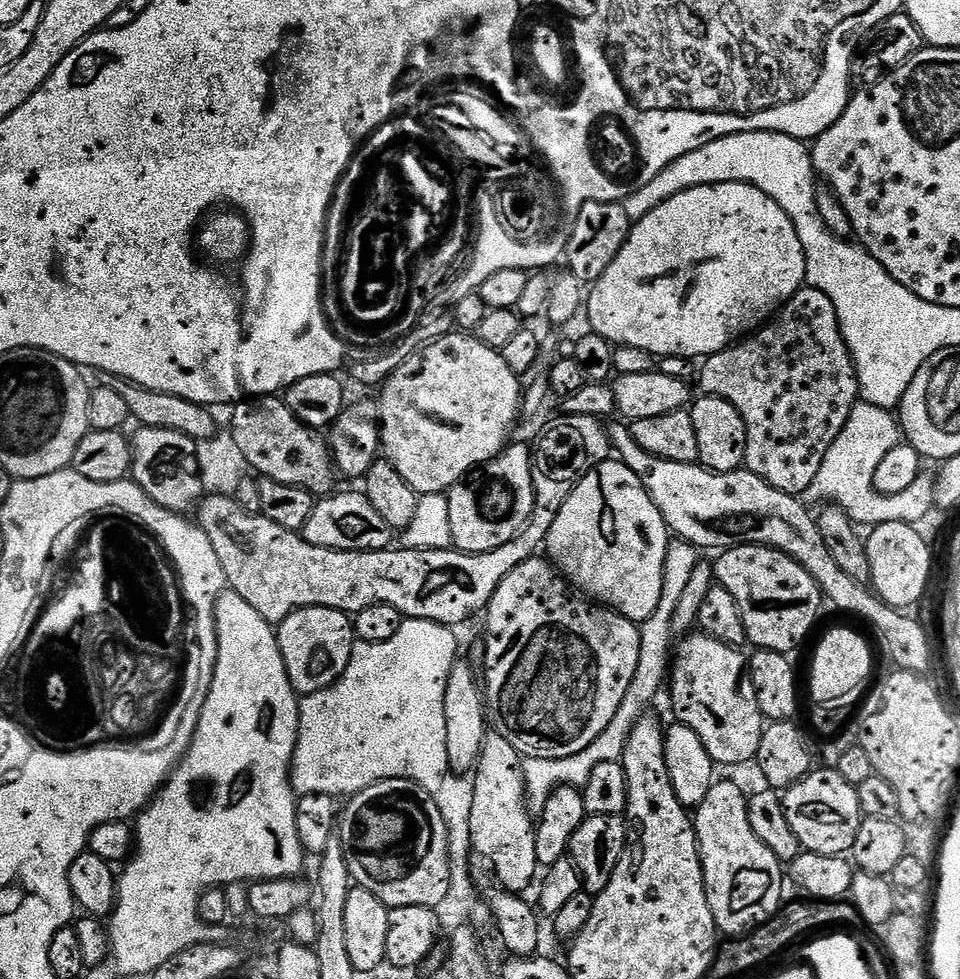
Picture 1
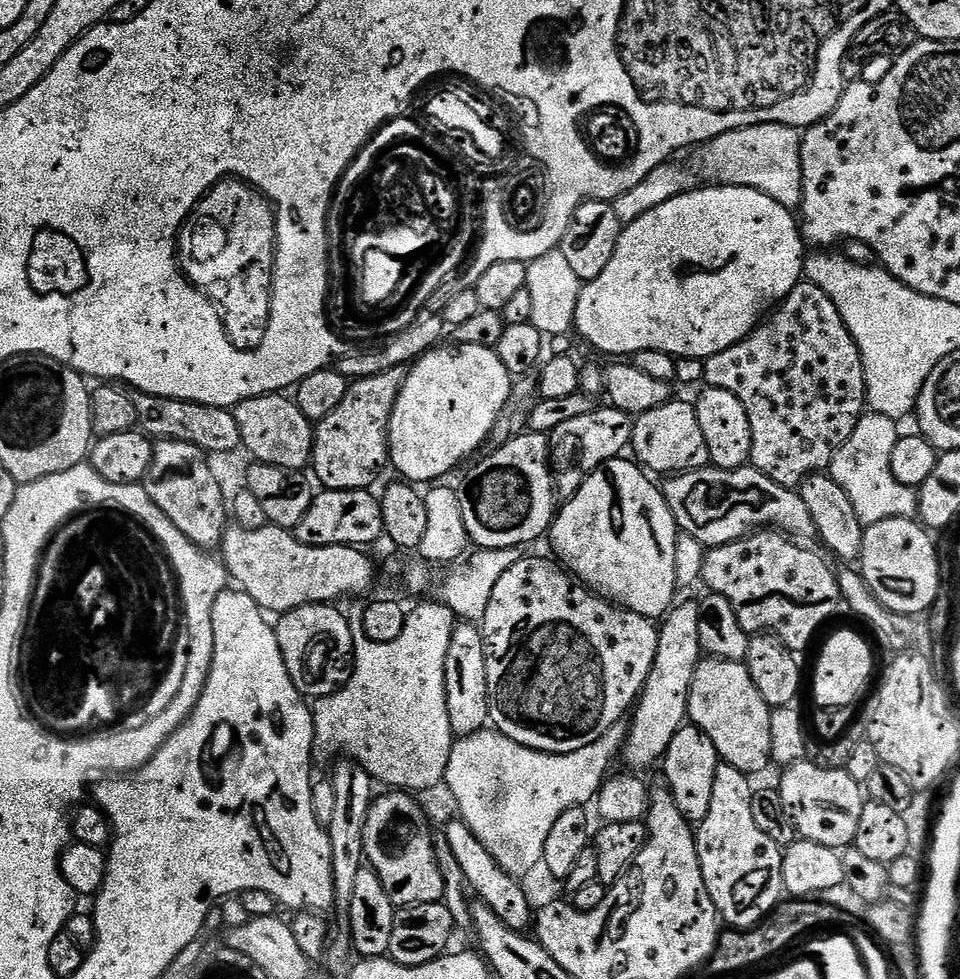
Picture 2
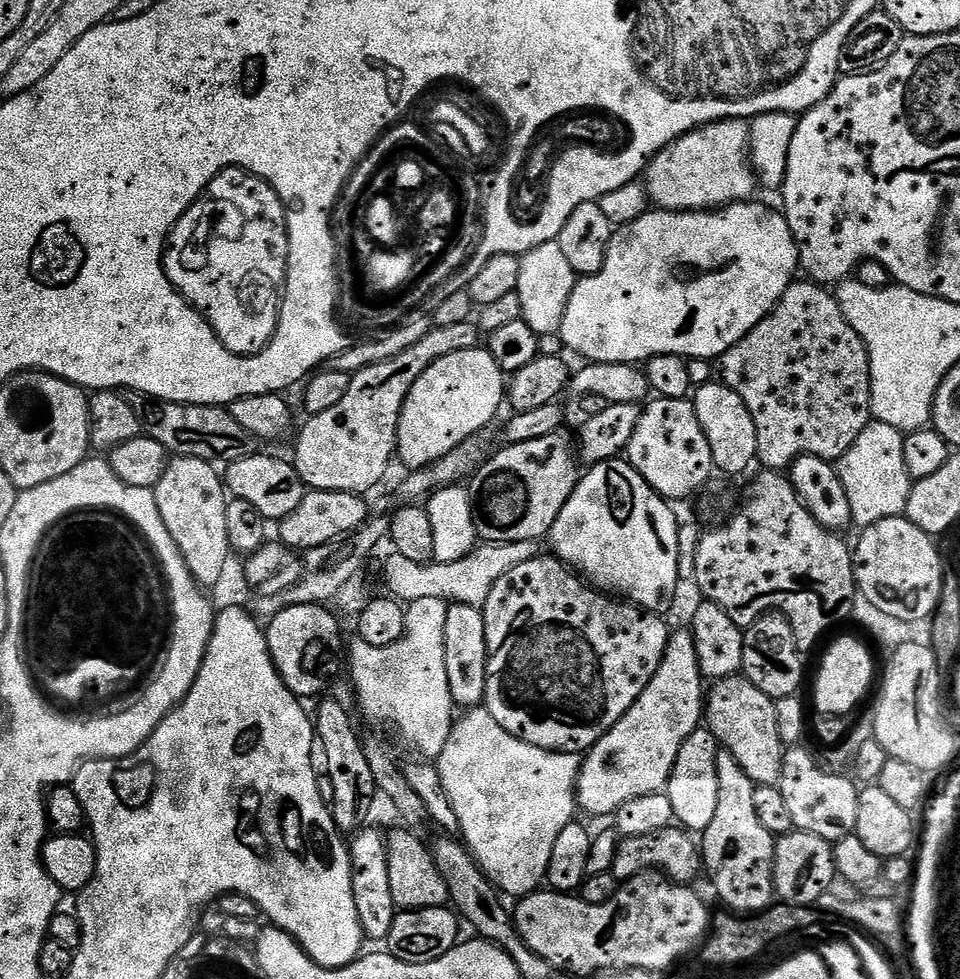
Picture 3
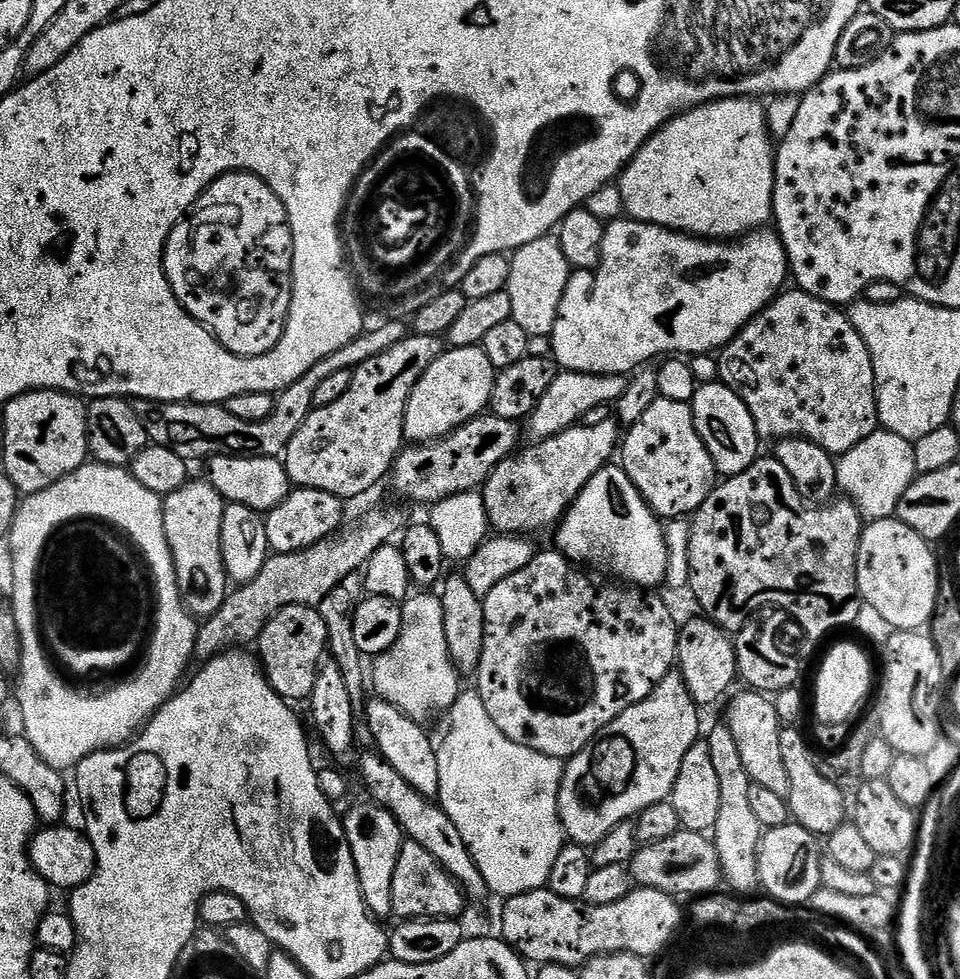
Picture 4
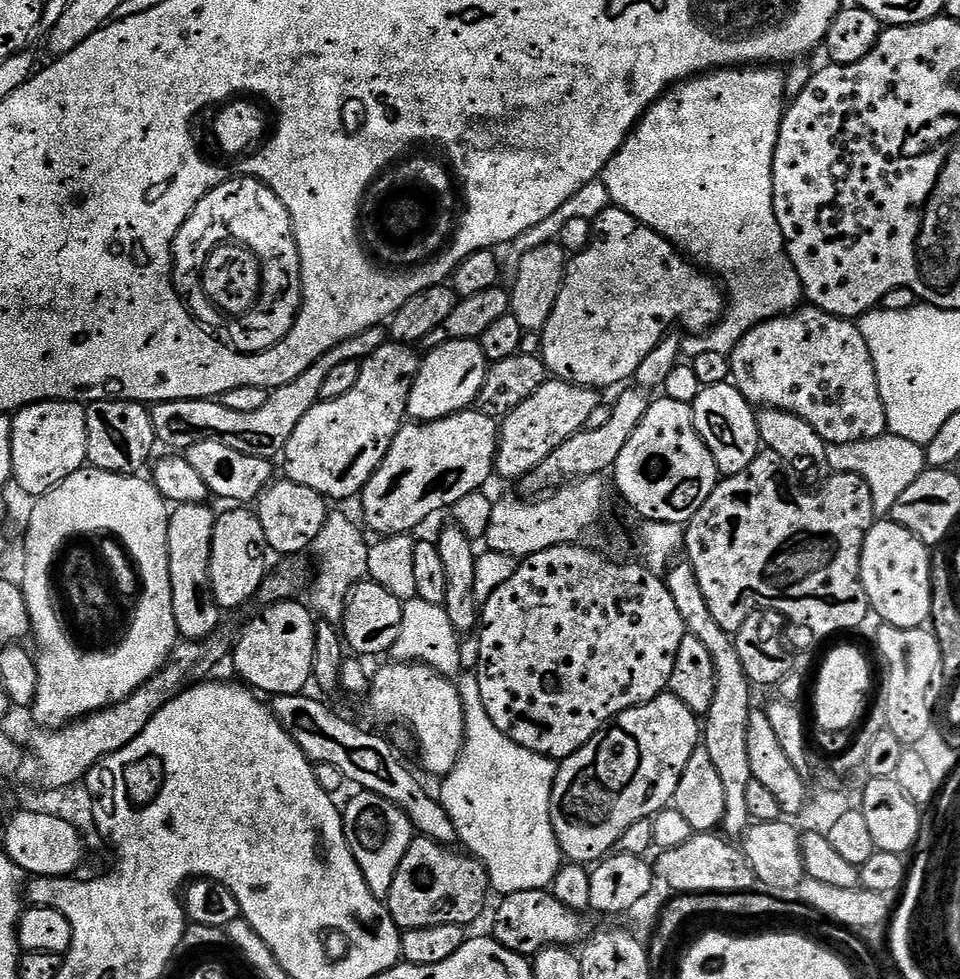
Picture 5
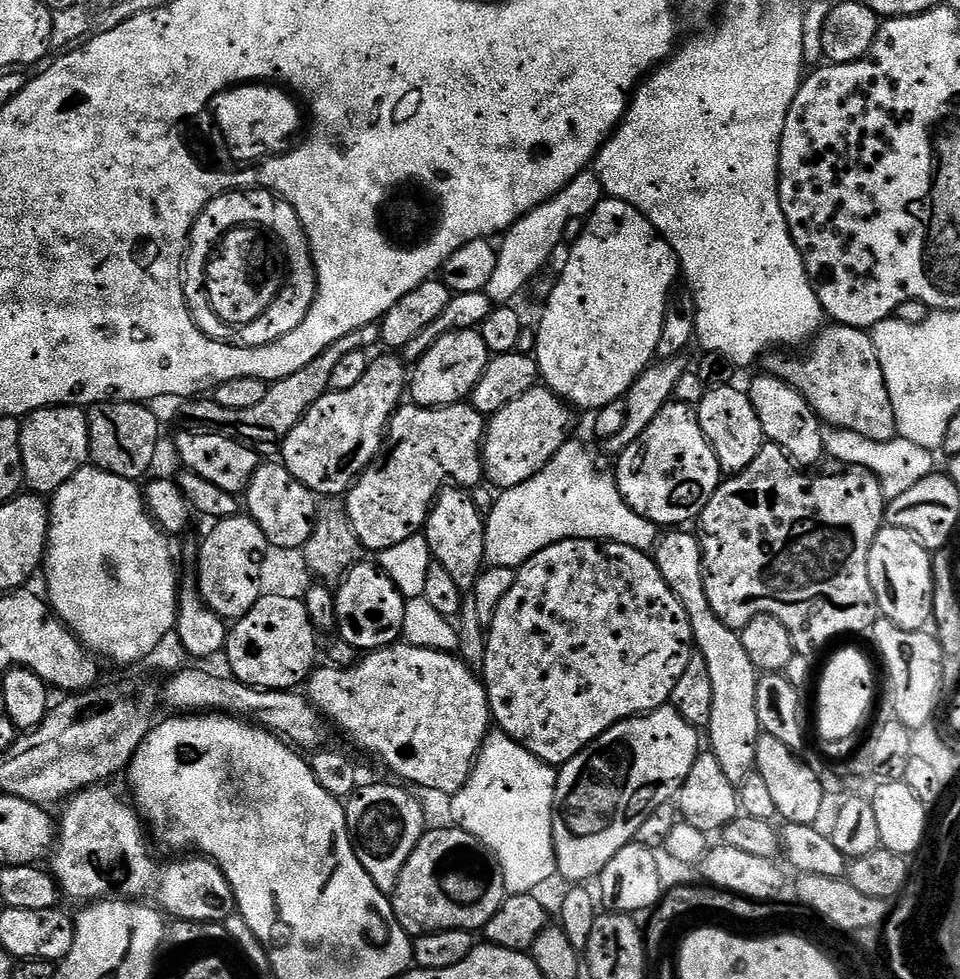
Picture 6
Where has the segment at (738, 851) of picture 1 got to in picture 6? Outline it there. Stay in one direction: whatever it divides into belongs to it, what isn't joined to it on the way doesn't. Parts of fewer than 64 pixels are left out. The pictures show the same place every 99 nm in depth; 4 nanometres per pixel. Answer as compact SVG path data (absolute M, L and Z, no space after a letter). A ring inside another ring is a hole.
M668 530L668 532L659 537L656 541L654 549L654 559L658 570L662 574L662 578L666 578L666 586L670 586L670 590L678 598L678 602L682 602L682 610L686 610L686 618L690 618L690 630L692 631L692 638L694 641L695 651L706 662L706 667L710 670L710 687L714 689L714 706L710 710L710 722L706 729L706 740L710 743L710 750L714 754L714 758L718 758L719 764L722 766L722 771L725 772L726 778L730 778L730 782L735 785L740 785L751 772L756 771L756 759L758 758L758 738L762 734L760 723L758 722L758 682L760 676L758 669L754 666L754 662L750 662L750 654L746 654L746 646L742 646L742 638L739 631L730 626L726 626L726 622L722 622L722 618L718 618L718 614L714 614L714 610L710 606L710 598L706 598L706 586L704 585L704 551L700 545L700 537L695 531L684 532L688 530Z

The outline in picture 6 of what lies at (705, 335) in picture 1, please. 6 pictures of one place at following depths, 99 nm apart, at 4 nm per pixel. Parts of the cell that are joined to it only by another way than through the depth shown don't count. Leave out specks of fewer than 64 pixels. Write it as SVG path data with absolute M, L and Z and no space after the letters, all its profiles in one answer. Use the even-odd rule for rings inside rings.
M605 198L601 200L600 207L596 209L596 211L592 212L589 216L584 220L584 229L582 230L582 234L575 242L571 245L572 253L568 256L568 261L564 264L564 269L560 272L560 277L556 280L556 285L552 288L552 297L548 300L548 309L544 312L544 321L541 322L540 326L538 325L538 331L536 333L536 351L534 353L534 359L538 365L539 375L542 377L543 383L546 385L548 389L552 392L556 393L557 396L560 397L561 400L567 402L573 409L579 410L579 408L592 408L591 410L598 410L602 406L606 406L610 402L614 402L615 400L619 400L621 398L627 397L628 392L632 389L632 384L637 380L639 376L644 373L644 369L649 367L653 363L654 357L656 356L656 347L658 346L658 338L662 334L662 322L664 321L664 306L668 303L668 297L670 293L673 291L674 285L672 283L675 282L676 276L678 280L678 273L680 272L680 263L676 258L676 252L674 249L668 245L667 240L664 240L663 237L656 232L656 228L652 223L647 220L647 218L642 215L638 209L634 206L630 206L626 202L622 202L621 200L613 200L611 198Z

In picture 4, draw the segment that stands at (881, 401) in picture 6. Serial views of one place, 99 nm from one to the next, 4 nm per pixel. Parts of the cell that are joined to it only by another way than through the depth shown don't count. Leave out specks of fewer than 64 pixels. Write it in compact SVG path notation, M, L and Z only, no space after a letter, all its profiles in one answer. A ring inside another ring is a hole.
M799 290L788 291L781 291L722 349L718 356L720 380L746 402L761 441L809 440L839 458L881 427L874 362L862 334L854 330L843 307Z

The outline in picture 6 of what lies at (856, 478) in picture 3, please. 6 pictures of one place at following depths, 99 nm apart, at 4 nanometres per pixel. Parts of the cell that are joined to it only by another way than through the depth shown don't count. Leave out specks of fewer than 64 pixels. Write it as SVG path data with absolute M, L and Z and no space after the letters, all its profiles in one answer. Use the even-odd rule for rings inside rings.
M829 427L824 433L824 450L829 457L841 460L841 465L854 468L865 468L873 472L880 480L885 501L898 498L898 494L906 494L910 486L922 482L922 478L933 475L937 471L933 449L914 446L909 440L895 439L886 442L867 440L862 434L854 434L845 428Z

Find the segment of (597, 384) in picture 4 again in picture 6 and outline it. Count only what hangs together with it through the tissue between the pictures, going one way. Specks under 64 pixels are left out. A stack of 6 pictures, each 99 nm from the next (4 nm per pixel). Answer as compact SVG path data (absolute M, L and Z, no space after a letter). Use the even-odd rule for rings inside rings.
M546 386L526 390L522 398L514 398L514 402L502 406L502 410L498 410L487 421L484 433L482 472L486 480L489 480L496 490L503 490L534 478L534 474L538 474L538 470L542 470L542 466L546 466L546 462L550 462L550 458L558 454L561 446L568 443L570 439L568 431L572 428L572 415L574 415L573 409Z

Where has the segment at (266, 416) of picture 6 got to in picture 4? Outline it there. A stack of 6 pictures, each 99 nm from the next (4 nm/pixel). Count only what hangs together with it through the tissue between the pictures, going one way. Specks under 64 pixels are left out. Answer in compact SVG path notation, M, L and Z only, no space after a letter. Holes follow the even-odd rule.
M384 324L381 328L365 330L358 338L346 342L342 350L334 350L322 362L314 362L298 382L284 389L275 397L272 413L265 420L258 422L242 422L242 418L234 418L230 410L218 404L189 404L187 402L144 402L138 411L144 421L144 429L152 444L165 447L178 454L187 462L194 460L207 461L214 456L275 456L283 457L288 450L290 438L302 426L302 422L312 411L314 393L320 383L330 374L347 368L356 369L359 364L374 358L374 354L382 354L382 350L390 350L390 346L404 337L406 328L400 324Z

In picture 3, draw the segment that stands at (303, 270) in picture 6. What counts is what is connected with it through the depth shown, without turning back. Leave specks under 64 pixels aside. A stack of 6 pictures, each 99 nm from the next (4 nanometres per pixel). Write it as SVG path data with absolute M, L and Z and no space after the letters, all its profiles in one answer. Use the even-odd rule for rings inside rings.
M225 168L219 172L210 183L200 199L193 202L182 214L182 218L172 227L168 235L168 242L164 250L164 273L168 281L176 287L177 292L184 297L187 304L192 305L204 317L212 332L220 339L220 345L226 352L233 352L236 356L257 356L262 349L267 348L276 332L280 317L280 302L284 280L288 276L288 223L284 203L278 198L276 191L265 180L245 172L242 168Z

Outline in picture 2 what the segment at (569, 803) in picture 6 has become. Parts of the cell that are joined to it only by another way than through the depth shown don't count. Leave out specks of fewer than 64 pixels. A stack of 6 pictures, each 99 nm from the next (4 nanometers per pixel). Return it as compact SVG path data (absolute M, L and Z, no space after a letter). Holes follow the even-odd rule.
M695 599L688 600L685 604L677 603L663 617L658 624L658 654L654 654L654 666L650 666L650 674L646 678L644 688L634 705L634 711L630 716L628 724L628 736L624 739L622 749L622 760L629 764L629 769L648 768L652 763L663 761L666 750L670 746L670 738L678 734L680 728L685 727L688 720L688 695L694 678L694 670L700 665L702 649L698 638L698 618L700 617L700 606Z

